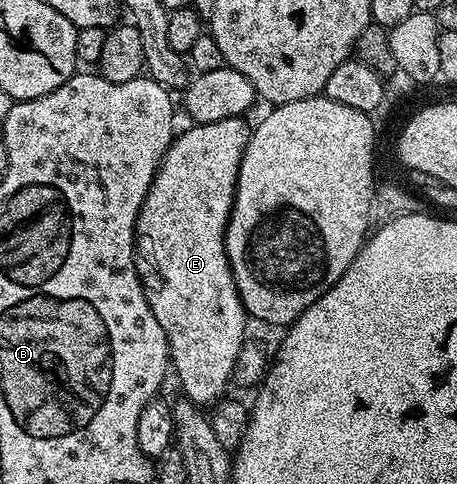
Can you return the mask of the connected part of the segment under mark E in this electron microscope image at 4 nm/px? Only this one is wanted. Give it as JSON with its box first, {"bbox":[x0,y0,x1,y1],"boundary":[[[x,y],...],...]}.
{"bbox":[136,116,250,406],"boundary":[[[239,116],[222,118],[222,122],[195,123],[192,128],[179,133],[160,160],[160,169],[156,172],[154,182],[142,202],[142,210],[136,219],[136,272],[140,276],[140,284],[144,288],[146,302],[150,306],[150,310],[154,310],[154,318],[158,318],[158,326],[162,326],[162,330],[168,339],[170,364],[174,369],[174,376],[176,372],[177,378],[180,379],[180,388],[184,391],[181,393],[197,406],[205,406],[204,404],[208,404],[207,406],[215,405],[227,393],[224,391],[230,388],[234,362],[238,358],[241,346],[246,343],[244,331],[247,330],[248,324],[250,325],[250,317],[244,310],[244,303],[238,294],[236,283],[232,277],[232,267],[228,261],[226,242],[224,241],[224,235],[228,229],[228,215],[232,213],[232,200],[236,196],[238,170],[250,135],[250,124],[247,124],[246,121],[247,119]]]}

